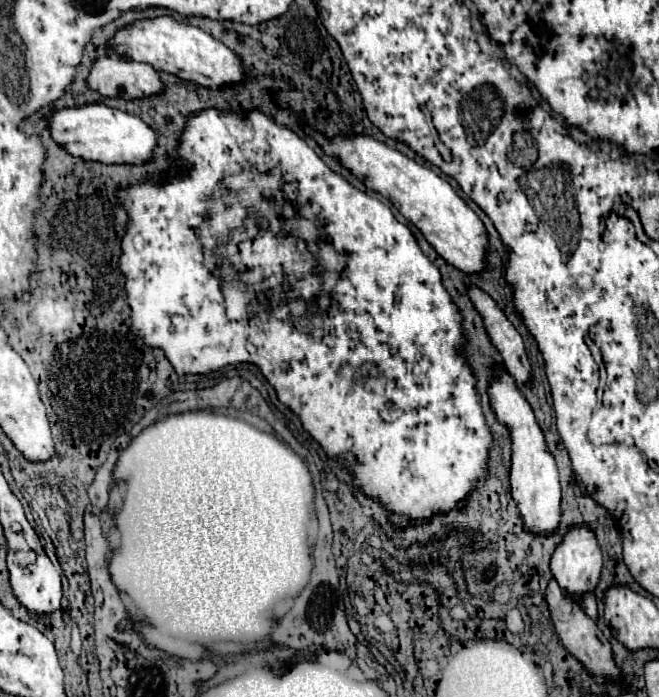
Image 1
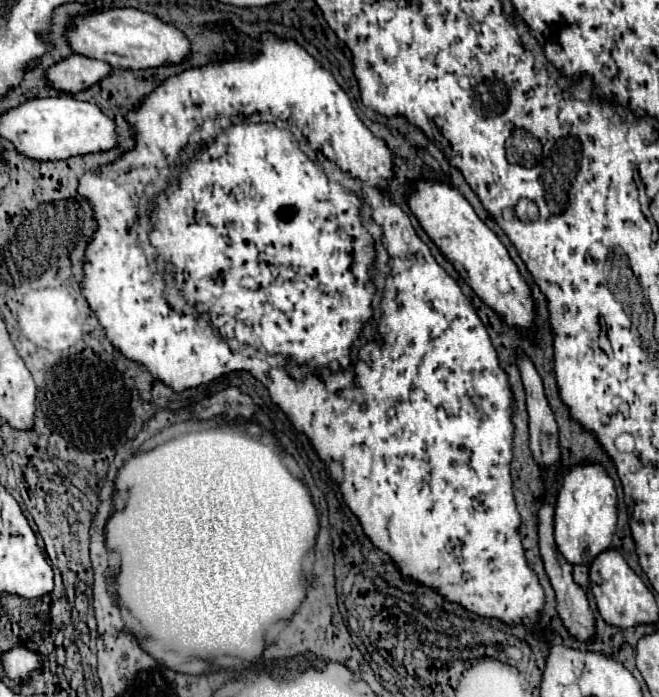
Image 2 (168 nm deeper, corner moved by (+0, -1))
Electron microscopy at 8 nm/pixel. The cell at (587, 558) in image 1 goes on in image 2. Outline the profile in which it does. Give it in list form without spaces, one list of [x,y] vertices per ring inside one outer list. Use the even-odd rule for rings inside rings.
[[[575,464],[565,474],[555,504],[555,542],[571,564],[589,564],[597,552],[611,546],[617,524],[617,490],[613,478],[599,464]]]

